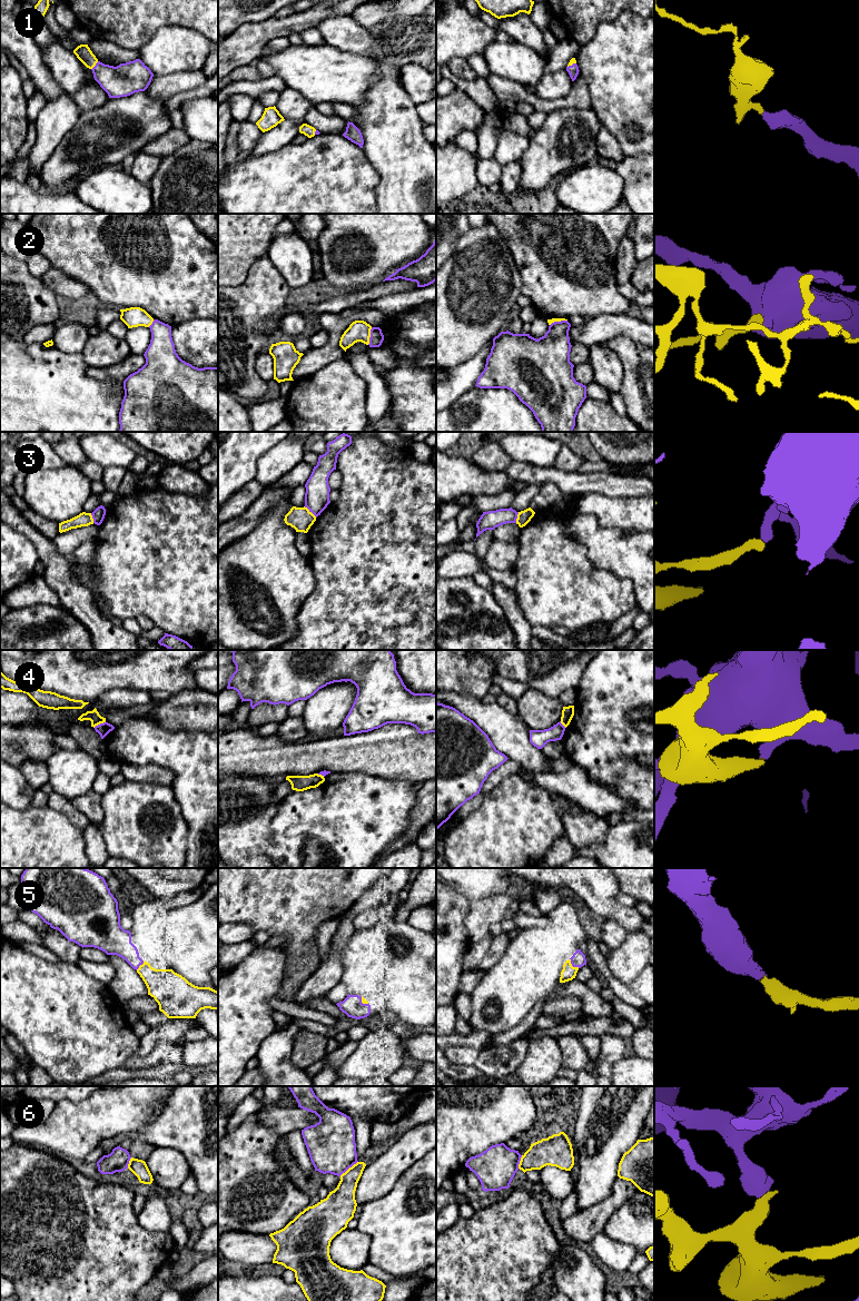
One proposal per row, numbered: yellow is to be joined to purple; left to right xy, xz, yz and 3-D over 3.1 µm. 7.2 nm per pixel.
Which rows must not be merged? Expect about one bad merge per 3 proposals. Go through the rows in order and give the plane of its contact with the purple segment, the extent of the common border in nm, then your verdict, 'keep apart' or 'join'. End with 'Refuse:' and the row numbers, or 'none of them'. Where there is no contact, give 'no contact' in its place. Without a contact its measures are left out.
1: contact in xy; length 80 nm; join
2: contact in xz; length 130 nm; keep apart
3: contact in xz; length 120 nm; keep apart
4: contact in xy; length 100 nm; keep apart
5: contact in yz; length 100 nm; join
6: contact in xz; length 170 nm; join
Refuse: 2, 3, 4

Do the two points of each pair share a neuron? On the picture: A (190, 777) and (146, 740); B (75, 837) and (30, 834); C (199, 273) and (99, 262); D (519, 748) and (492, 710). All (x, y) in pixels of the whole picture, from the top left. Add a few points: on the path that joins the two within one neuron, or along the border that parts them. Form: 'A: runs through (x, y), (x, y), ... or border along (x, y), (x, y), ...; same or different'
A: runs through (179, 766), (157, 746); same
B: runs through (63, 837), (41, 837); same
C: runs through (175, 273), (147, 262), (124, 262); same
D: runs through (512, 739), (493, 719); same

